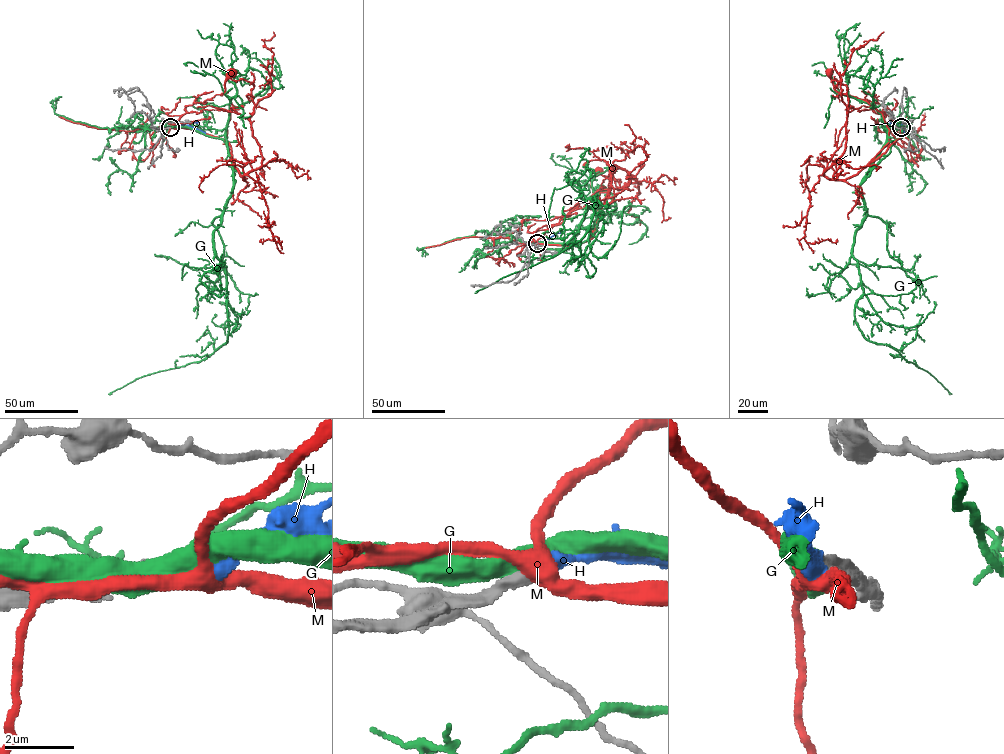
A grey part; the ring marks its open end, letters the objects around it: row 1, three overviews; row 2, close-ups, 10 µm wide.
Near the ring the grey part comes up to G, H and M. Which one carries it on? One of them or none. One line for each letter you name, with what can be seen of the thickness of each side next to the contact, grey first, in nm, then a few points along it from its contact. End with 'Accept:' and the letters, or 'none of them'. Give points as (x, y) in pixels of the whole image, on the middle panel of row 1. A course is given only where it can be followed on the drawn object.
H: calibres 480 and 500 nm; course (537, 243), (572, 244)
Accept: H

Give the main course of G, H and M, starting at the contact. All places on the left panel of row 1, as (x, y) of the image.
G: (169, 127), (223, 139), (234, 165), (232, 193), (213, 234), (226, 279), (227, 342), (201, 361), (108, 394)
H: (170, 127), (190, 125), (205, 133)
M: (170, 127), (189, 128), (225, 139), (233, 162), (226, 140), (233, 106), (224, 93), (224, 82), (232, 72)

